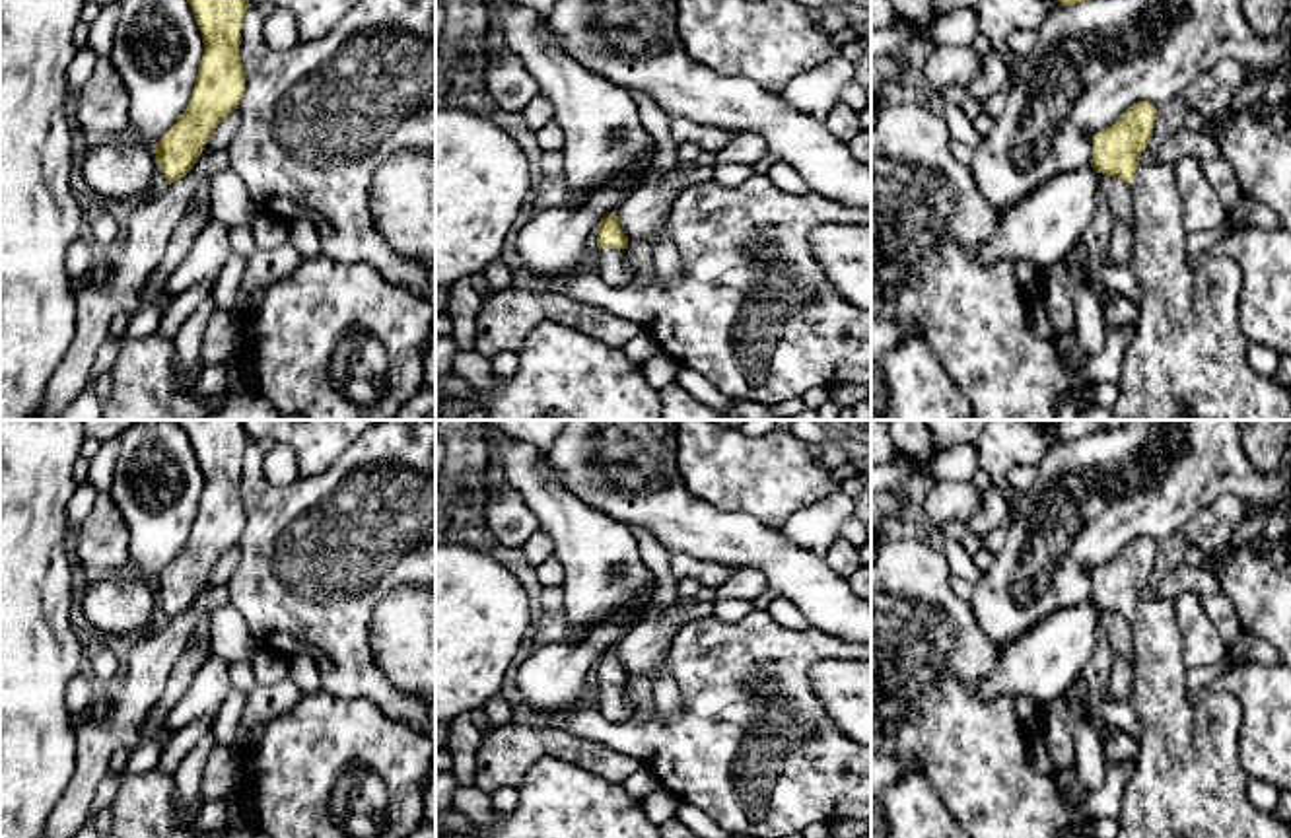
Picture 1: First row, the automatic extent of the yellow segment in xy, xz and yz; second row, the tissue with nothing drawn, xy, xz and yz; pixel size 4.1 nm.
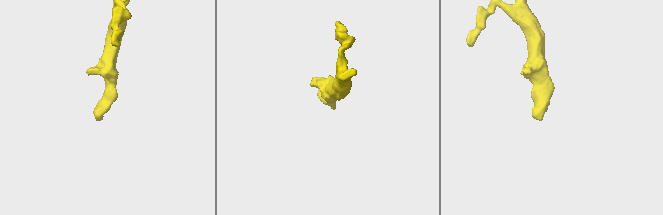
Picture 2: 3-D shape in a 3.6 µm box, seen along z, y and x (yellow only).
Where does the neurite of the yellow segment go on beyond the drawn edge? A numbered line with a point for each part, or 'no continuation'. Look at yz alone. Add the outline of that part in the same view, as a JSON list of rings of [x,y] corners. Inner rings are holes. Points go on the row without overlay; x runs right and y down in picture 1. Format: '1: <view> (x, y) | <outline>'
1: yz (1186, 782) | [[[1139,599],[1128,624],[1134,646],[1128,700],[1143,723],[1143,735],[1116,817],[1116,838],[1291,838],[1289,822],[1258,811],[1246,797],[1250,778],[1239,762],[1239,700],[1229,692],[1211,692],[1198,706],[1188,702],[1188,667],[1172,599]]]

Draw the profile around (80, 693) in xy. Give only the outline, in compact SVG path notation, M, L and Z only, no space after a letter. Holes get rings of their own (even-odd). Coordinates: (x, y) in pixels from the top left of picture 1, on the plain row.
M82 671L74 675L66 686L66 708L72 714L72 717L82 717L89 712L99 686L95 681L87 675L87 671Z

